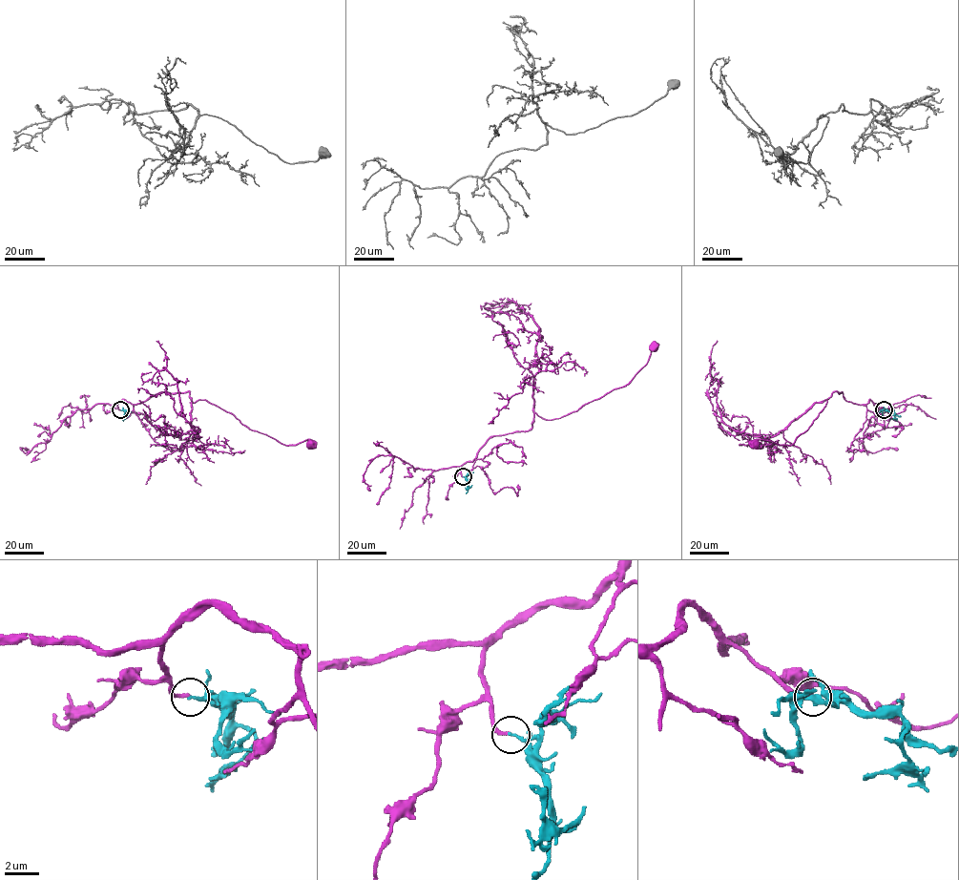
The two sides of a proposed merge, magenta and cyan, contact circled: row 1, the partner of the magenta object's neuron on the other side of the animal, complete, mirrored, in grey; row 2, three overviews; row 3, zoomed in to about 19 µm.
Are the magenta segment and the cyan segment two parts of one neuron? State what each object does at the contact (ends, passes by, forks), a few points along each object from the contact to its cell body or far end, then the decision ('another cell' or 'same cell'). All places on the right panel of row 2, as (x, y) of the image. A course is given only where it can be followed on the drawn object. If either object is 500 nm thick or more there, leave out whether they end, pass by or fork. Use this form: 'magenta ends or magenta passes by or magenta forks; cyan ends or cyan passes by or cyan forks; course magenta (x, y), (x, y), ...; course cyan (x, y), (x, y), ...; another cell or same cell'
magenta ends; cyan ends; course magenta (884, 410), (869, 399), (855, 404), (834, 391), (791, 445), (765, 440), (754, 444); course cyan (884, 410), (893, 412), (895, 417), (889, 419); another cell

